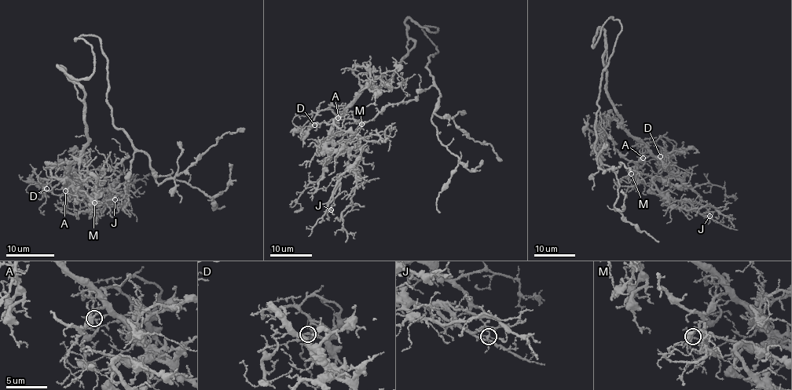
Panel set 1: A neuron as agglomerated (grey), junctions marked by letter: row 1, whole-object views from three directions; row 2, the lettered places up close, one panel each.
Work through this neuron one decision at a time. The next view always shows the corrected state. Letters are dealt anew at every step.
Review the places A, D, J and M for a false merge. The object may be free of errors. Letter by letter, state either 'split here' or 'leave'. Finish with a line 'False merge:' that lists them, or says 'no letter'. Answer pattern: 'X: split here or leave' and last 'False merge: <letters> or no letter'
A: split here
D: leave
J: leave
M: leave
False merge: A

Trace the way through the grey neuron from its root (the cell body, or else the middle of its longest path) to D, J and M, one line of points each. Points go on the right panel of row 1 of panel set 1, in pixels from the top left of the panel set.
D: (595, 39), (597, 31), (603, 30), (606, 92), (620, 126), (647, 146), (650, 141), (658, 146), (660, 156)
J: (595, 39), (603, 30), (606, 92), (620, 126), (667, 172), (654, 178), (656, 188), (709, 216)
M: (595, 39), (597, 31), (603, 30), (606, 92), (620, 126), (647, 151), (631, 173)

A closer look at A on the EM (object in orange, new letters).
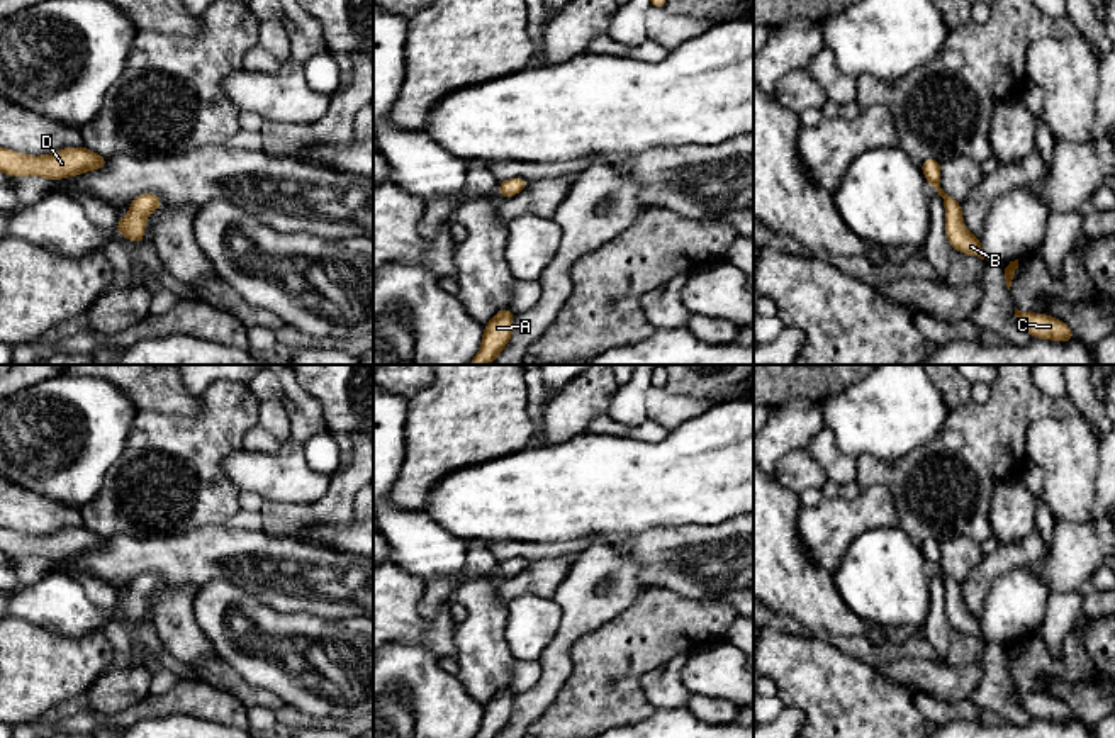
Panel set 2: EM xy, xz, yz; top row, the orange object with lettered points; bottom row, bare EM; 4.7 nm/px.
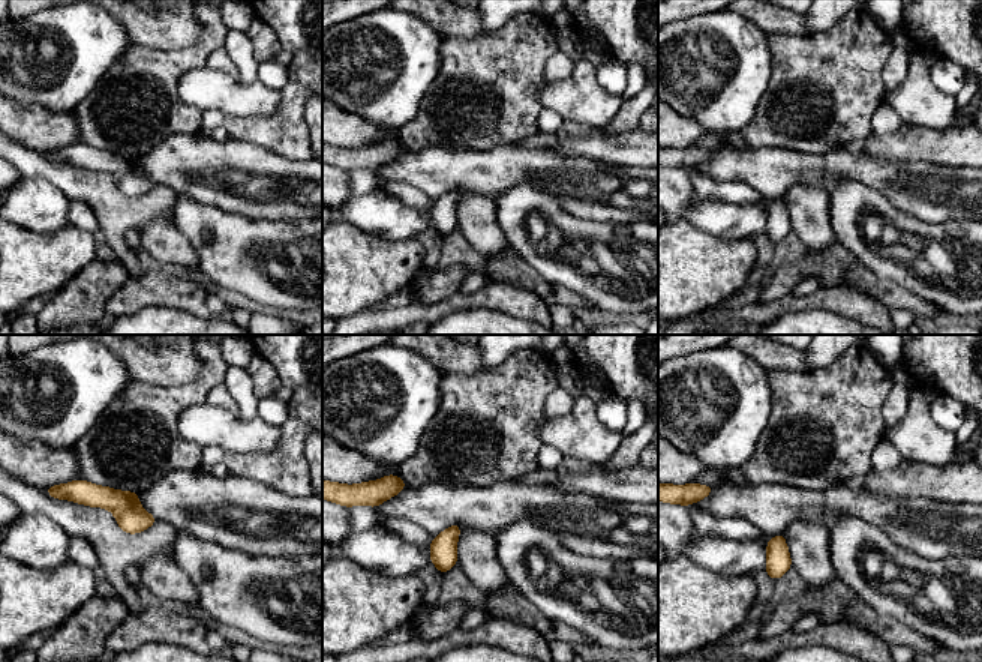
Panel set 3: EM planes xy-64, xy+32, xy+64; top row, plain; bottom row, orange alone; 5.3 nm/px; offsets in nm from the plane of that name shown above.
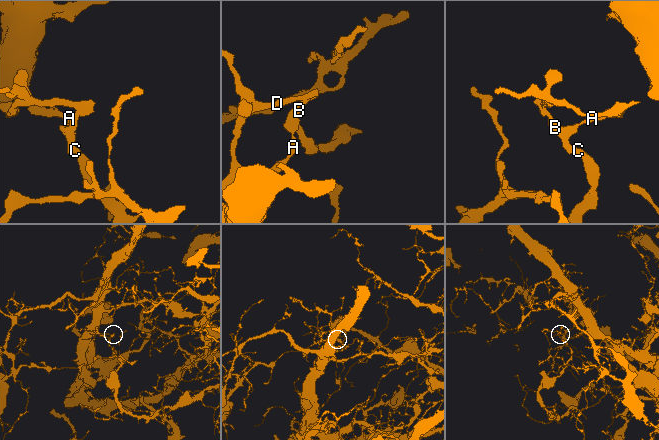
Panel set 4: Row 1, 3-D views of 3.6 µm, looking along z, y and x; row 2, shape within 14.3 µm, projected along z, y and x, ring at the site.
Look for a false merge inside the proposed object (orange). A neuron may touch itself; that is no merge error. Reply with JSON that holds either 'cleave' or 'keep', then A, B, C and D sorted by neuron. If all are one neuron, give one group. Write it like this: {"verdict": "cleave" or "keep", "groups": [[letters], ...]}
{"verdict": "cleave", "groups": [["A", "B", "C"], ["D"]]}

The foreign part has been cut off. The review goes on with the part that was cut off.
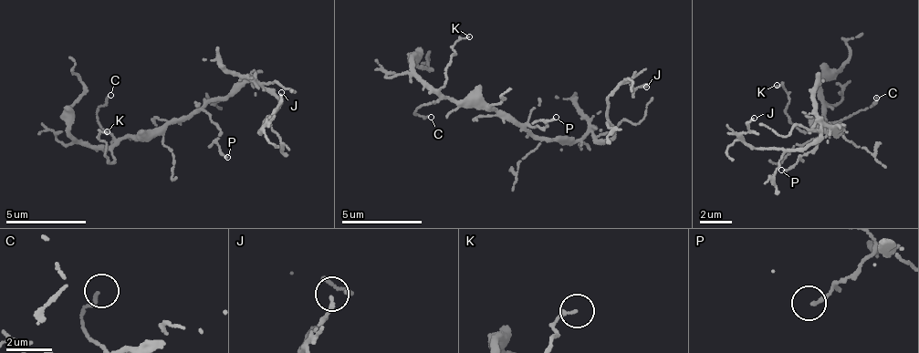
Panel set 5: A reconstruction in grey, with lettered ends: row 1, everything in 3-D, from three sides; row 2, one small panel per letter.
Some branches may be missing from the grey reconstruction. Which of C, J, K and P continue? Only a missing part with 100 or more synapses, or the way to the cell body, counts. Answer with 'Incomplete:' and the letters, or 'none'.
Incomplete: none

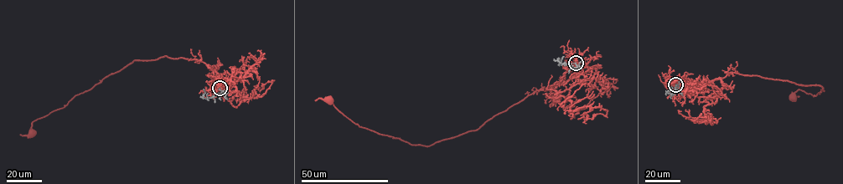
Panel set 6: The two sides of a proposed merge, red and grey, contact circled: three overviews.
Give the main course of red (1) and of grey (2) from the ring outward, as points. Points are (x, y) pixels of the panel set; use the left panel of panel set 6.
1: (219, 88), (214, 70), (196, 59), (166, 55), (137, 59), (77, 94), (63, 108), (33, 121), (33, 133)
2: (219, 88), (222, 92), (207, 98), (204, 97), (204, 89)

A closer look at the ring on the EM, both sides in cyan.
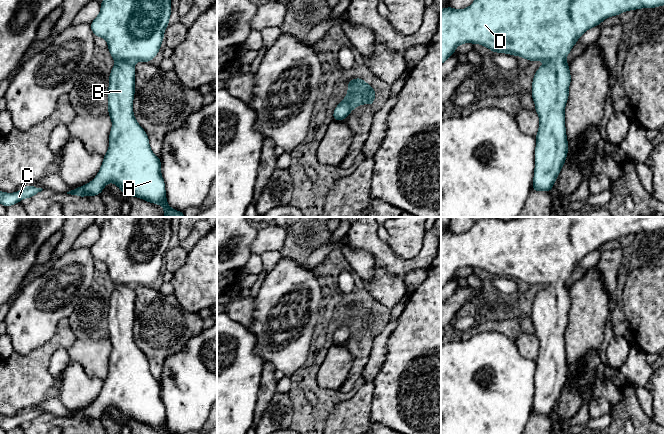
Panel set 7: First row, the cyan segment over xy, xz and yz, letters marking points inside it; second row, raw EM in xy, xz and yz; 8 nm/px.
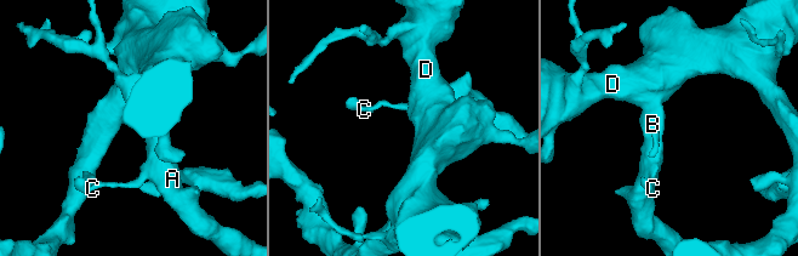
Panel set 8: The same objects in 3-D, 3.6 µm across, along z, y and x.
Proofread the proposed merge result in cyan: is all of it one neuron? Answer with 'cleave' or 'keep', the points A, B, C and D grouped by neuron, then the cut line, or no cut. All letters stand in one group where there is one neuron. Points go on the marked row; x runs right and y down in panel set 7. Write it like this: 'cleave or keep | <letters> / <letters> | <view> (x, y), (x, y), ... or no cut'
keep | A B C D | no cut

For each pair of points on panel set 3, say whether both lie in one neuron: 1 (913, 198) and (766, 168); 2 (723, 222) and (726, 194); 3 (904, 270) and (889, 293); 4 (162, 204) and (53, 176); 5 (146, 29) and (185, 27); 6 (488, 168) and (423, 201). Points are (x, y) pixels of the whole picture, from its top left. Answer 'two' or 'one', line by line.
1: one
2: two
3: two
4: one
5: one
6: two

